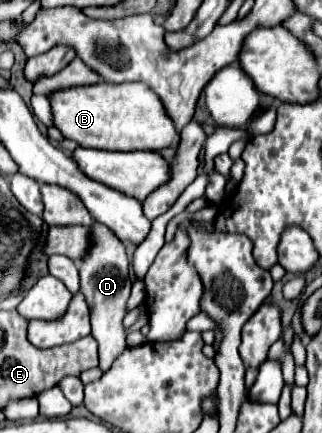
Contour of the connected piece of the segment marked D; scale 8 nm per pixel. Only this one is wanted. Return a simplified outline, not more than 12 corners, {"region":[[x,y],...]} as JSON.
{"region":[[92,223],[80,291],[92,311],[100,369],[126,349],[128,257]]}

